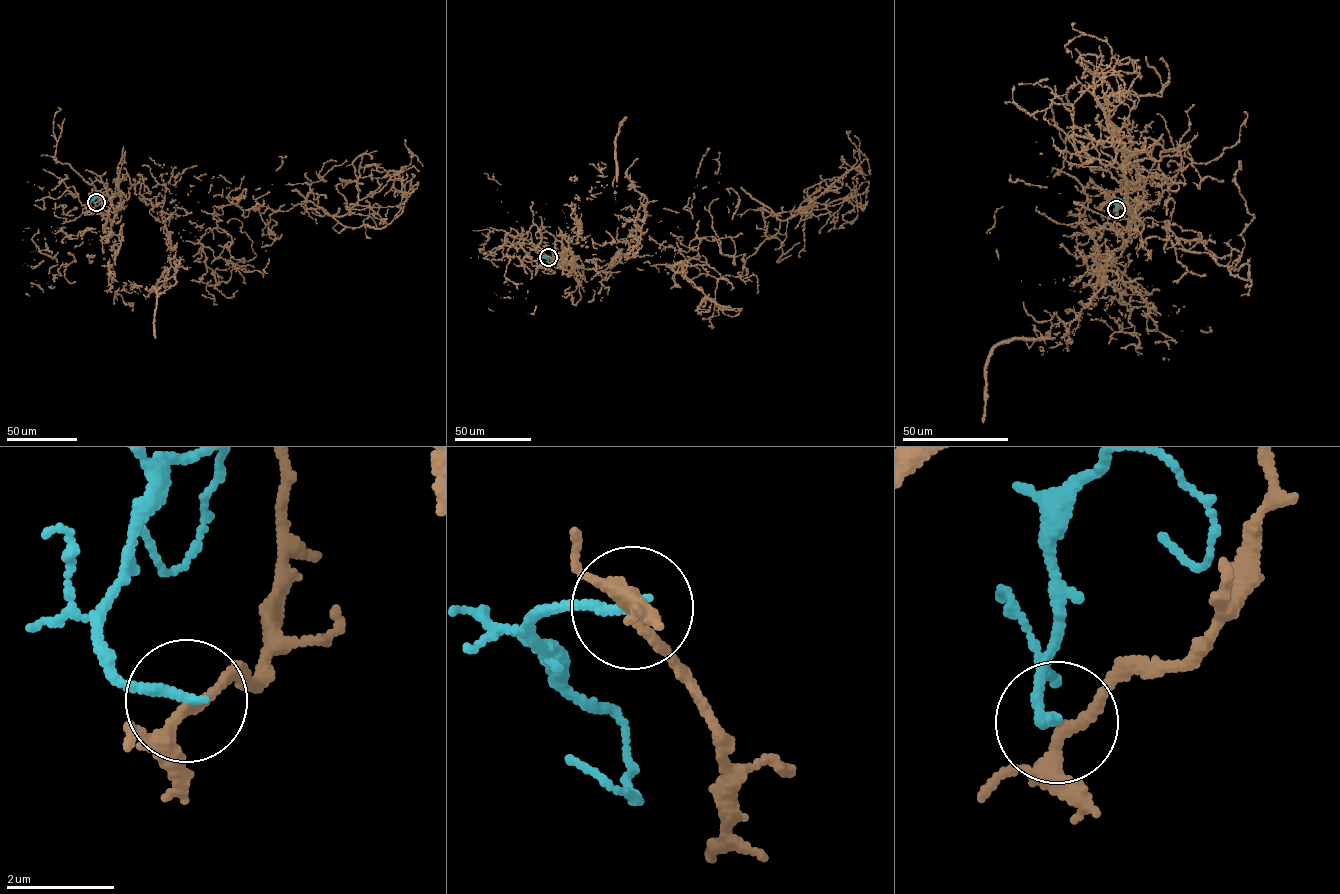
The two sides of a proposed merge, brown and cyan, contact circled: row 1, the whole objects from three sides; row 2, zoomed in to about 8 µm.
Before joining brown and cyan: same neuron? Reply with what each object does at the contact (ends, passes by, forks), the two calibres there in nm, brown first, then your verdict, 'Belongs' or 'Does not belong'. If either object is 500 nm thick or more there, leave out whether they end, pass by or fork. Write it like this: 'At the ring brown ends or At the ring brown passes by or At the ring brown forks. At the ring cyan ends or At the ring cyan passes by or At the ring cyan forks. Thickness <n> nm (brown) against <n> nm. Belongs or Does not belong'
At the ring brown passes by. At the ring cyan ends. Thickness 200 nm (brown) against 180 nm. Does not belong

